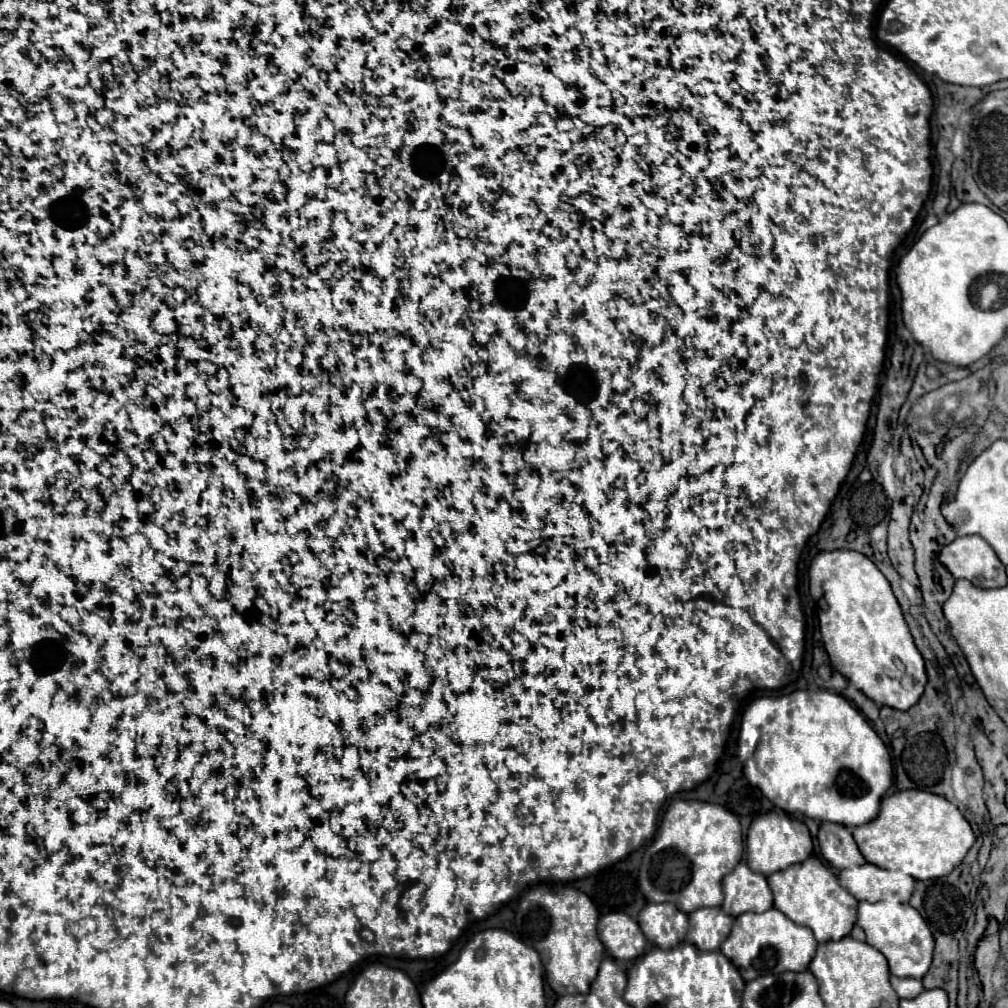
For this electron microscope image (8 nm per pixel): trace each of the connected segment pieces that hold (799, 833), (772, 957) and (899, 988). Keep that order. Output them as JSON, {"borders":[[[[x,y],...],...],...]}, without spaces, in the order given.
{"borders":[[[[767,812],[759,818],[755,818],[747,832],[747,864],[751,870],[757,870],[759,874],[773,874],[779,870],[785,870],[793,864],[805,862],[813,852],[813,842],[807,826],[783,812]]],[[[769,908],[767,912],[761,914],[745,912],[737,916],[729,938],[721,944],[721,952],[737,966],[745,982],[757,976],[781,974],[787,970],[805,972],[815,950],[817,950],[817,940],[813,932],[805,926],[795,924],[777,908]]],[[[891,976],[891,984],[893,984],[893,988],[895,988],[899,998],[915,998],[917,994],[923,992],[921,980],[915,980],[915,978],[897,978],[897,976]]]]}

